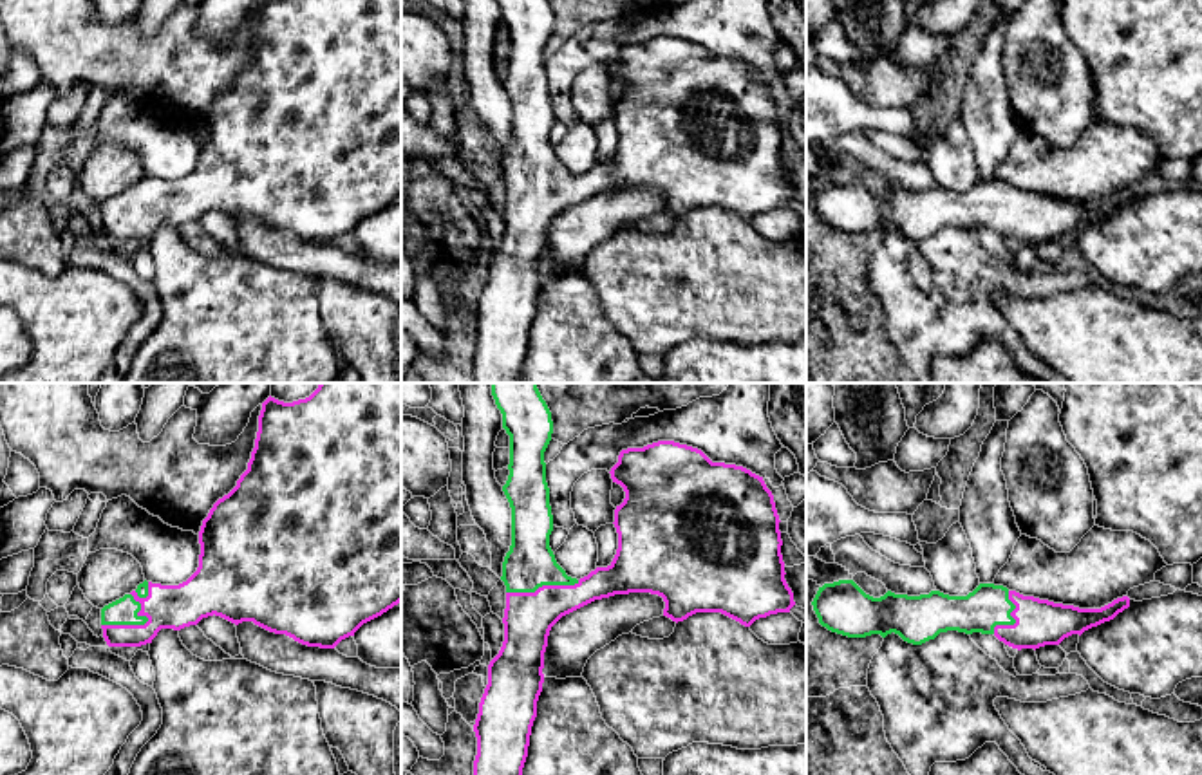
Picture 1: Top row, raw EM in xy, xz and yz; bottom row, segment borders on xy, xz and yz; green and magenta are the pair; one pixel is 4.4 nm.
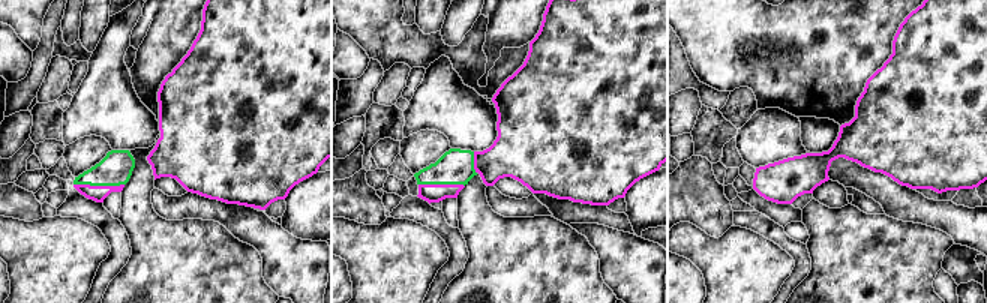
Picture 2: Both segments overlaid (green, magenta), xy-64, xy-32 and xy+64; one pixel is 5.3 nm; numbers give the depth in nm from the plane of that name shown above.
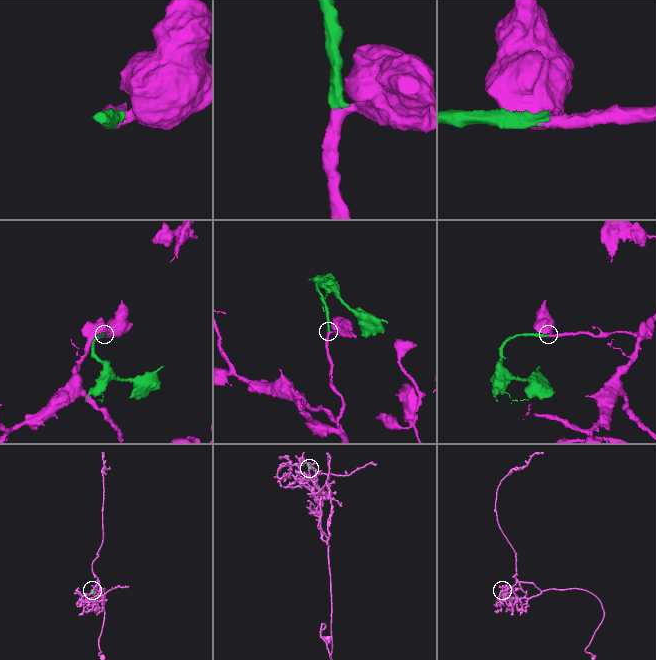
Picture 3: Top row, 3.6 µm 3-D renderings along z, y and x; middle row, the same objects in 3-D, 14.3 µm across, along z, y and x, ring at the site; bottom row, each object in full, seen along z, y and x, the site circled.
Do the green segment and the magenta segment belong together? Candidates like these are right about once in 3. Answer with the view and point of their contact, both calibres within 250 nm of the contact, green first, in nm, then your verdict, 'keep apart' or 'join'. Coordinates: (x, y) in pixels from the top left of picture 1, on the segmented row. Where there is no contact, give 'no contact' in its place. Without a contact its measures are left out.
meets green in xy at (147, 620); 120 nm thick on the green side, 190 nm on the other; join

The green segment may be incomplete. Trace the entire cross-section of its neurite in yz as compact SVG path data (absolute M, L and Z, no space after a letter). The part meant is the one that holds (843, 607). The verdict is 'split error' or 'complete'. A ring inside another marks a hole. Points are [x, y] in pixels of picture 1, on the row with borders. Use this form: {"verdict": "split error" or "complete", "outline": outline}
{"verdict": "split error", "outline": "M839 580L819 587L812 605L822 627L848 638L886 638L895 632L907 643L922 645L940 632L958 630L994 634L1012 649L1036 650L1113 620L1130 607L1130 598L1117 598L1101 609L1079 609L994 584L980 584L967 596L940 591L907 596L887 591L873 598L853 580Z"}

